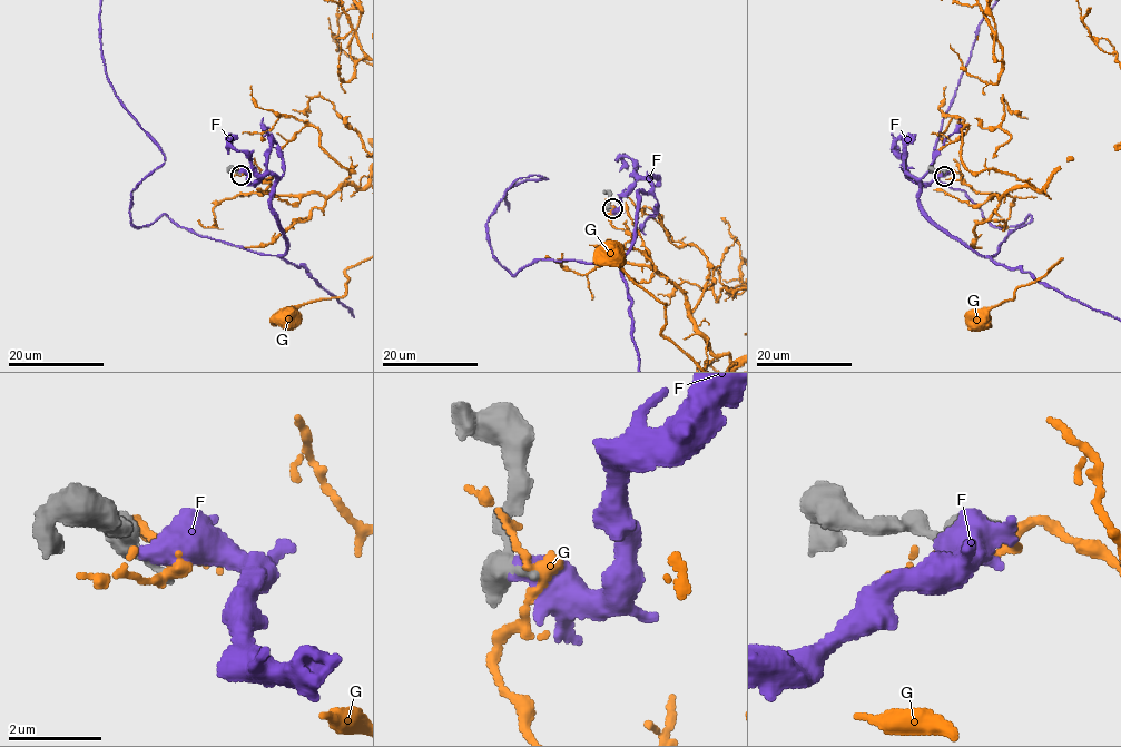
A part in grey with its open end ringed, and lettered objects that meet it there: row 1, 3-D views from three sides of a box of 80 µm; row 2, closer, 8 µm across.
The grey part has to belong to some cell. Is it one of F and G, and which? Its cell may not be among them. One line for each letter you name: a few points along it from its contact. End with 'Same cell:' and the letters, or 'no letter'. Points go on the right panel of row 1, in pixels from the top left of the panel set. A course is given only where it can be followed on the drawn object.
Same cell: no letter

